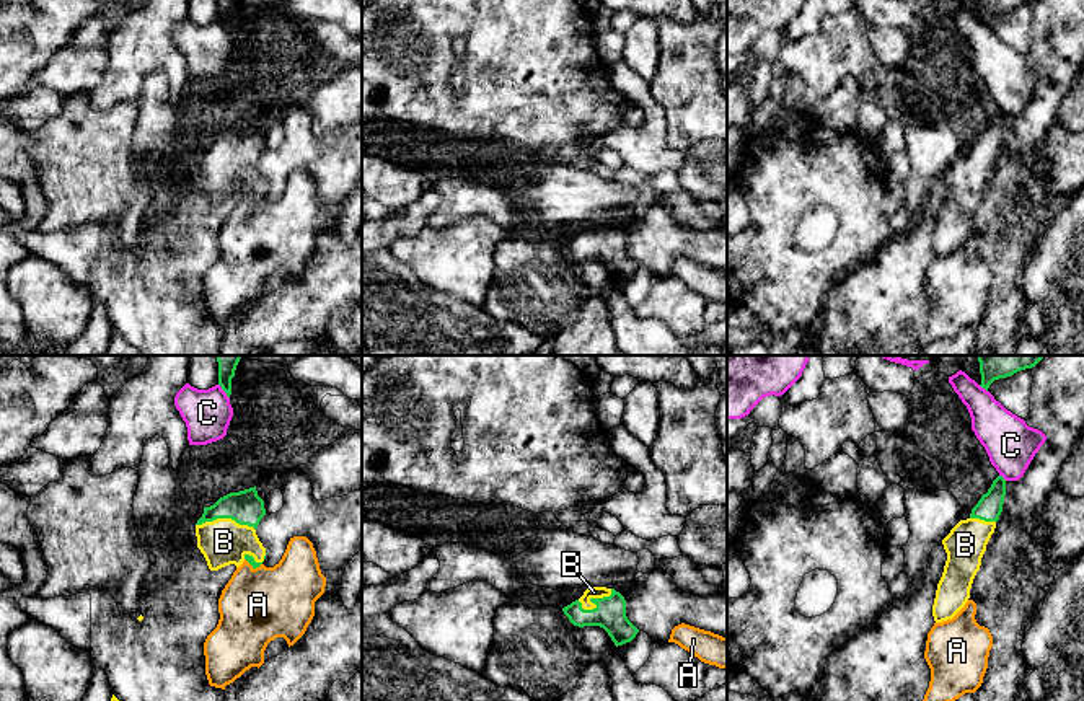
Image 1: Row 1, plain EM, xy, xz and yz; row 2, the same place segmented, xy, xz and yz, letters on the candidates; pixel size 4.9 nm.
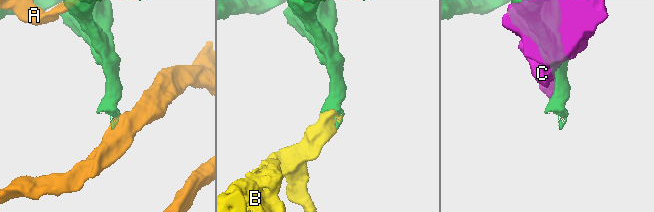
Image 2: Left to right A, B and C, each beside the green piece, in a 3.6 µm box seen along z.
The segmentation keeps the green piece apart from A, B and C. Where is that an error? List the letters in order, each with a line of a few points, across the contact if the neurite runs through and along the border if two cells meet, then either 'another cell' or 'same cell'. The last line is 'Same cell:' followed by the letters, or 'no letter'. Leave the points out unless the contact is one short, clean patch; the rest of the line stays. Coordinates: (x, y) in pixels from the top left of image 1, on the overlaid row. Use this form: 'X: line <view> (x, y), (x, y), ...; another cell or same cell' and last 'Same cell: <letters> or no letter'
A: another cell
B: same cell
C: another cell
Same cell: B

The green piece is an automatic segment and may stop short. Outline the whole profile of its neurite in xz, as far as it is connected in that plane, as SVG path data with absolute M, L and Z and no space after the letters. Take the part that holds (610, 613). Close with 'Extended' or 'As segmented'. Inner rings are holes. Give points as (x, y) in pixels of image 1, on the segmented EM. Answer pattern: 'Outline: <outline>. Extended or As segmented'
Outline: M590 587L562 611L574 626L603 628L616 647L631 642L639 633L626 616L624 597L615 589Z. Extended

